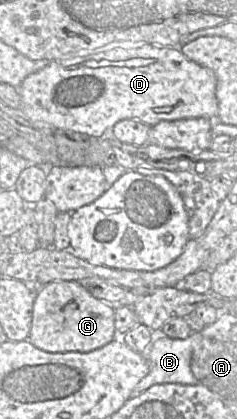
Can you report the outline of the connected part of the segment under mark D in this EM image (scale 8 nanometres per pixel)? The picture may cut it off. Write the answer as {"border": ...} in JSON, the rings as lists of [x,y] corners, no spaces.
{"border":[[[122,42],[111,50],[82,53],[49,63],[28,75],[19,86],[21,111],[32,121],[44,122],[58,129],[90,137],[109,135],[112,127],[124,119],[135,119],[148,126],[161,121],[188,118],[218,120],[216,77],[213,71],[188,59],[180,47],[163,47],[146,42]]]}

